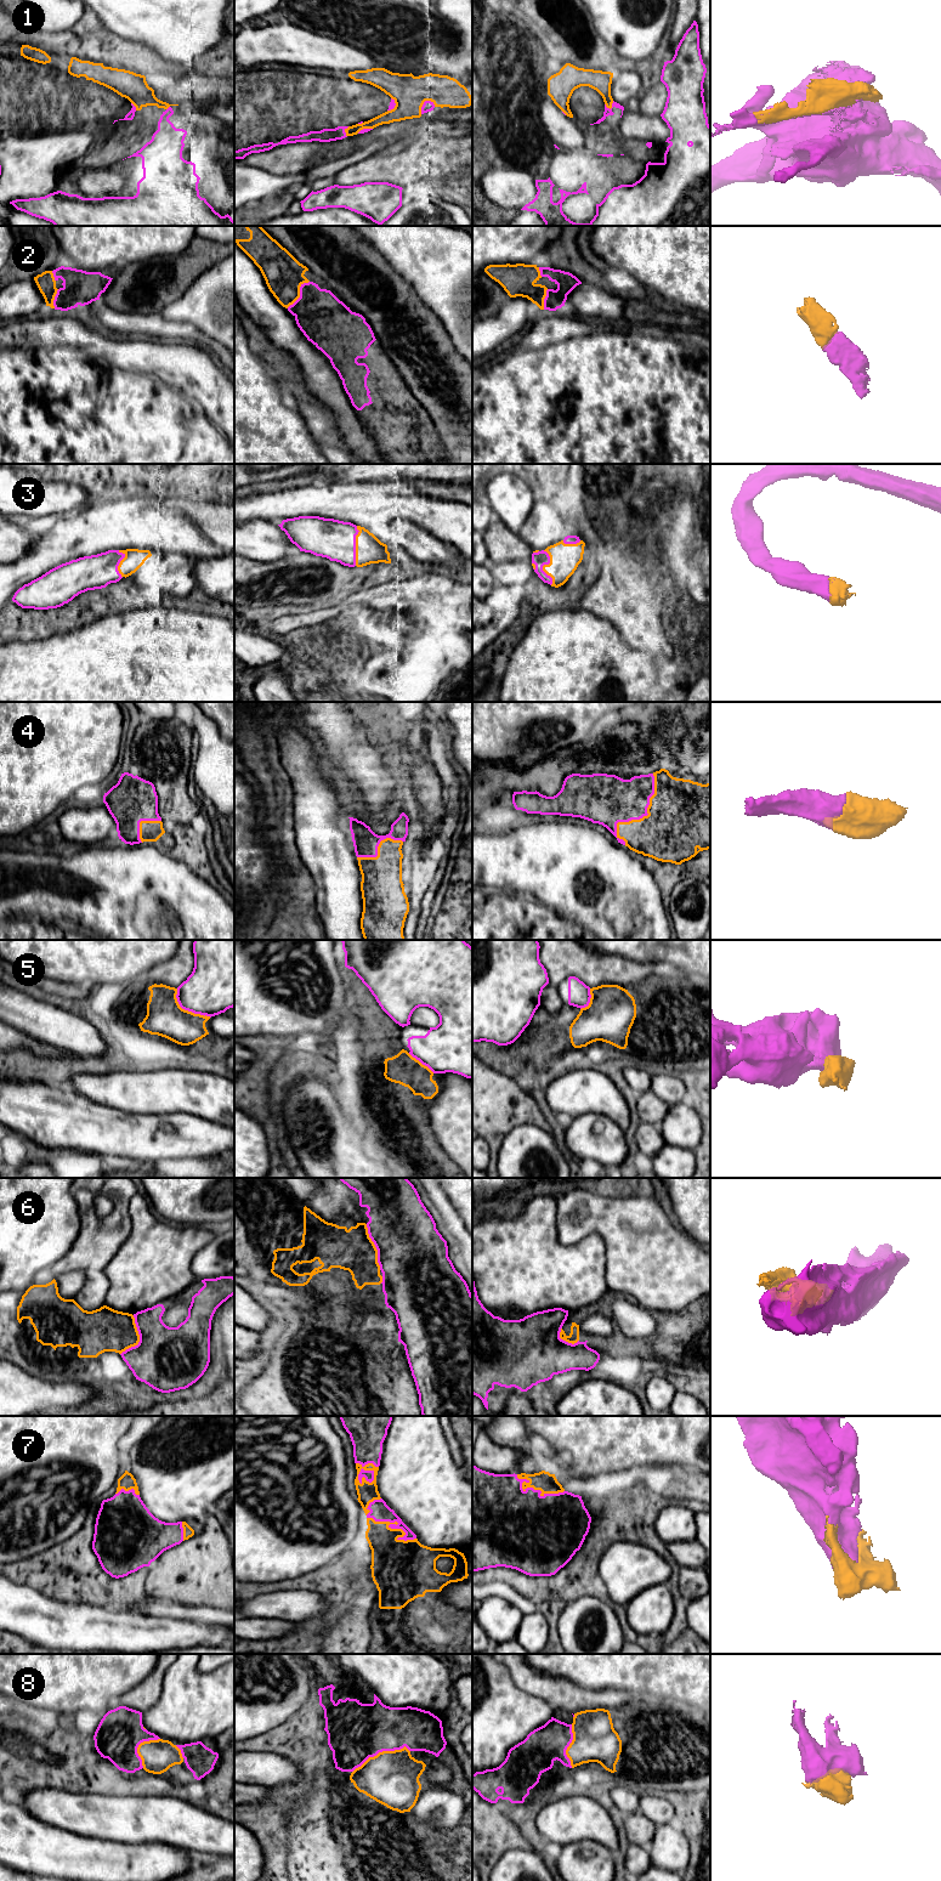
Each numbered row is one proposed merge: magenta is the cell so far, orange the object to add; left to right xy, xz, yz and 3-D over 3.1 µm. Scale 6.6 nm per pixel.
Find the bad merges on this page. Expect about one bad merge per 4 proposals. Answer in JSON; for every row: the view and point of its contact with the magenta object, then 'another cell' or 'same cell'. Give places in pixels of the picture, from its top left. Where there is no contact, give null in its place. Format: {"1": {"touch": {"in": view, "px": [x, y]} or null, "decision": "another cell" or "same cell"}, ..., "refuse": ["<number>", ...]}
{"1": {"touch": {"in": "xz", "px": [424, 103]}, "decision": "same cell"}, "2": {"touch": {"in": "xz", "px": [300, 294]}, "decision": "same cell"}, "3": {"touch": {"in": "yz", "px": [543, 565]}, "decision": "same cell"}, "4": {"touch": {"in": "yz", "px": [641, 817]}, "decision": "same cell"}, "5": {"touch": {"in": "xy", "px": [187, 1009]}, "decision": "another cell"}, "6": {"touch": {"in": "xy", "px": [140, 1338]}, "decision": "another cell"}, "7": {"touch": {"in": "xz", "px": [394, 1528]}, "decision": "same cell"}, "8": {"touch": {"in": "xz", "px": [380, 1751]}, "decision": "same cell"}, "refuse": ["5", "6"]}

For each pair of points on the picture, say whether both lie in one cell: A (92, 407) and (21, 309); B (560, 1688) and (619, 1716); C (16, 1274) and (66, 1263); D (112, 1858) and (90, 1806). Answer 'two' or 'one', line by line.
A: two
B: two
C: two
D: two

